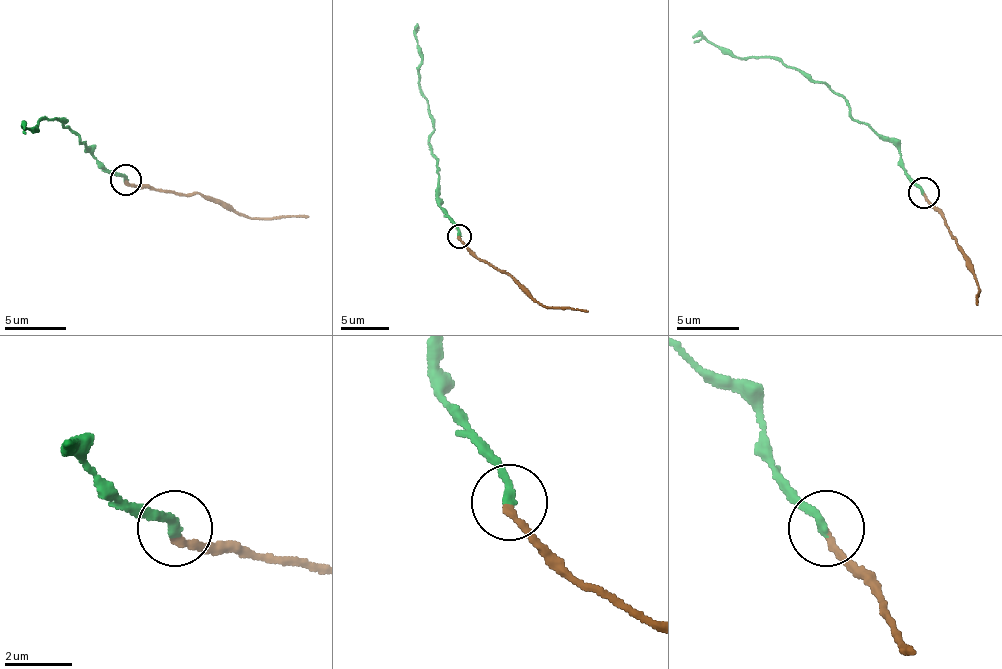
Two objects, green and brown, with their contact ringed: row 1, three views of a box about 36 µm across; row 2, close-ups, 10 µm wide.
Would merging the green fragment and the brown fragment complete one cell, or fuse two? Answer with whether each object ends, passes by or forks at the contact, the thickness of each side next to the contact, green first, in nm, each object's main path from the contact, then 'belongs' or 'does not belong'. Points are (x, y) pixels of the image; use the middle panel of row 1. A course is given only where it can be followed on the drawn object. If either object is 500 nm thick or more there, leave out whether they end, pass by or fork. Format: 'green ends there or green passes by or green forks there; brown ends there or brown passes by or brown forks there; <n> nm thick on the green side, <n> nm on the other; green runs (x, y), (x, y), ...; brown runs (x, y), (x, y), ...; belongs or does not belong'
green ends there; brown ends there; 280 nm thick on the green side, 200 nm on the other; green runs (458, 236), (438, 201), (438, 162), (428, 143), (434, 129), (419, 88), (422, 53), (416, 25); brown runs (458, 236), (478, 257), (513, 275), (543, 307), (589, 310); belongs

